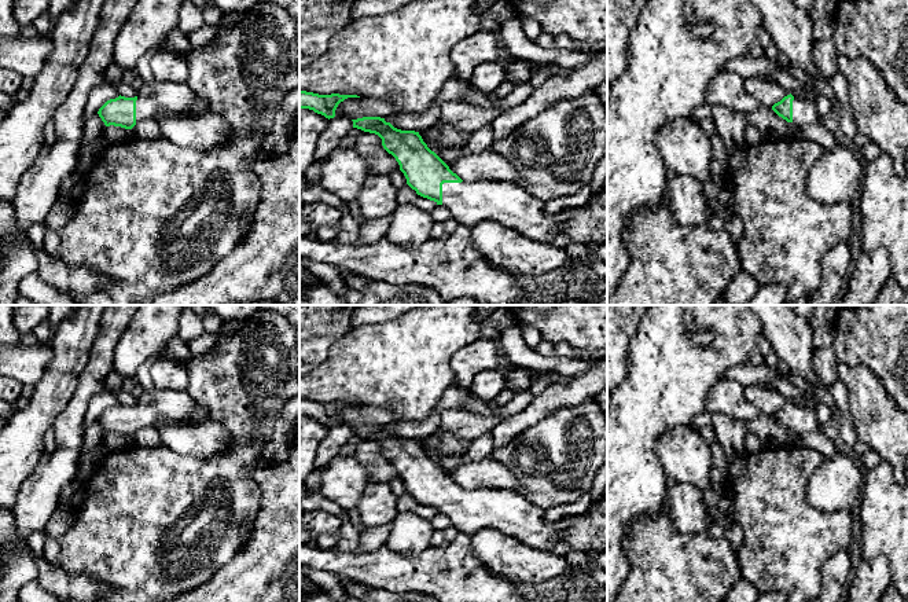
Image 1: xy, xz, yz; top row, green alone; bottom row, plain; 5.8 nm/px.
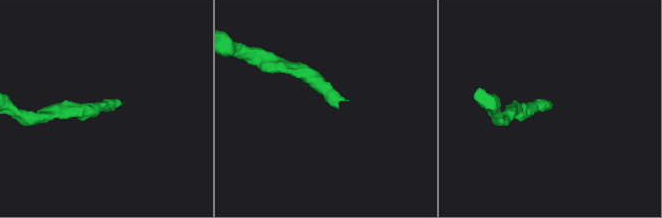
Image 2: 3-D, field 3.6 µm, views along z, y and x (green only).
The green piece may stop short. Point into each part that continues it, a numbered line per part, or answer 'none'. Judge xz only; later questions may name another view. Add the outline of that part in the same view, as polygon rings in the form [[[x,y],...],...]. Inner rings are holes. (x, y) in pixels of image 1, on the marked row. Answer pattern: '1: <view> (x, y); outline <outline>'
1: xz (510, 204); outline [[[444,183],[441,206],[446,208],[459,224],[470,228],[485,220],[496,220],[545,243],[551,243],[558,232],[565,232],[563,213],[548,214],[544,202],[519,183]]]

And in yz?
1: yz (804, 112); outline [[[791,92],[794,96],[793,100],[793,124],[797,125],[798,128],[808,125],[808,124],[815,124],[819,121],[819,114],[816,109],[815,100],[809,100],[802,95],[797,95]]]

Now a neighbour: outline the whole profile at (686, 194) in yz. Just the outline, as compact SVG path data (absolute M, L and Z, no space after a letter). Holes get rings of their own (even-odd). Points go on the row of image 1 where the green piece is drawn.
M669 175L666 201L680 225L705 225L707 206L703 184L688 175Z

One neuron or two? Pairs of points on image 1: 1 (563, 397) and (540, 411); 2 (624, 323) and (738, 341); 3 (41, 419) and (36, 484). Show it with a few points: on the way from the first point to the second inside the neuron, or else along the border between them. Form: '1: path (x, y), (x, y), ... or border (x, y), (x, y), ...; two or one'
1: path (558, 397), (554, 397), (546, 406); one
2: border (642, 319), (627, 355); two
3: border (44, 452), (19, 489); two

